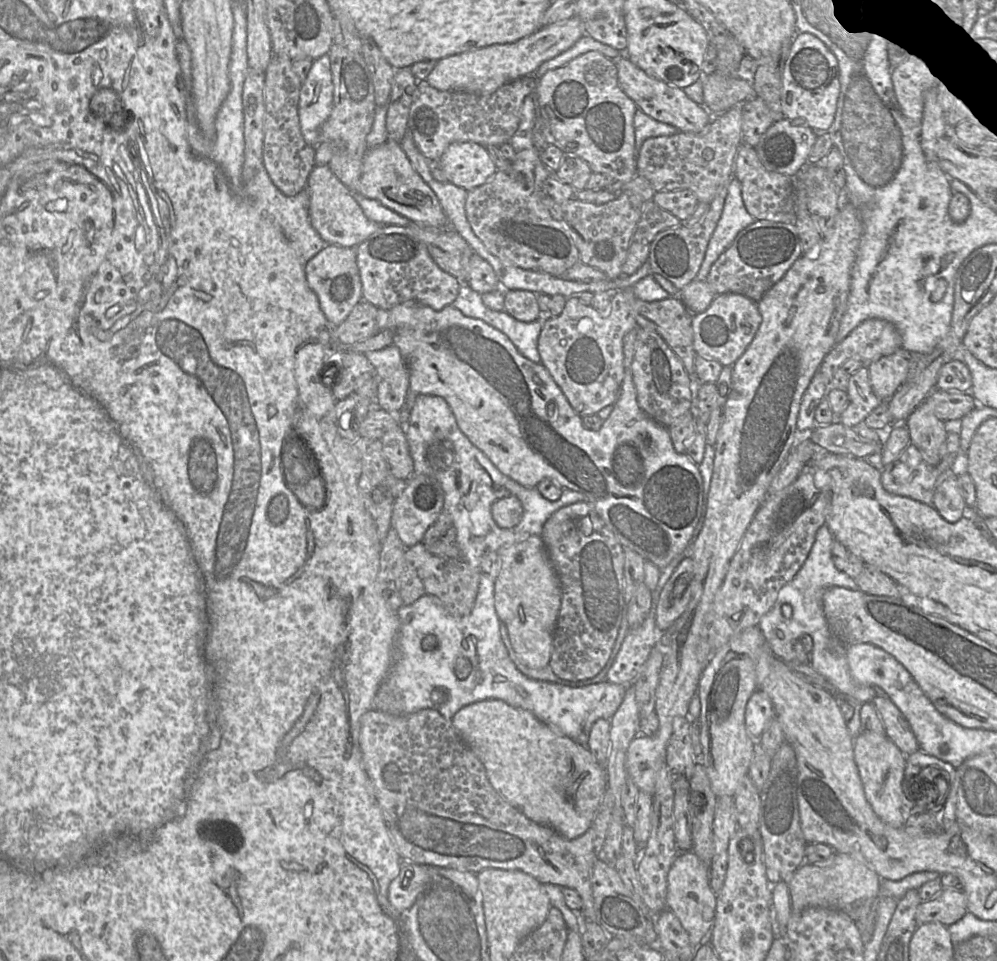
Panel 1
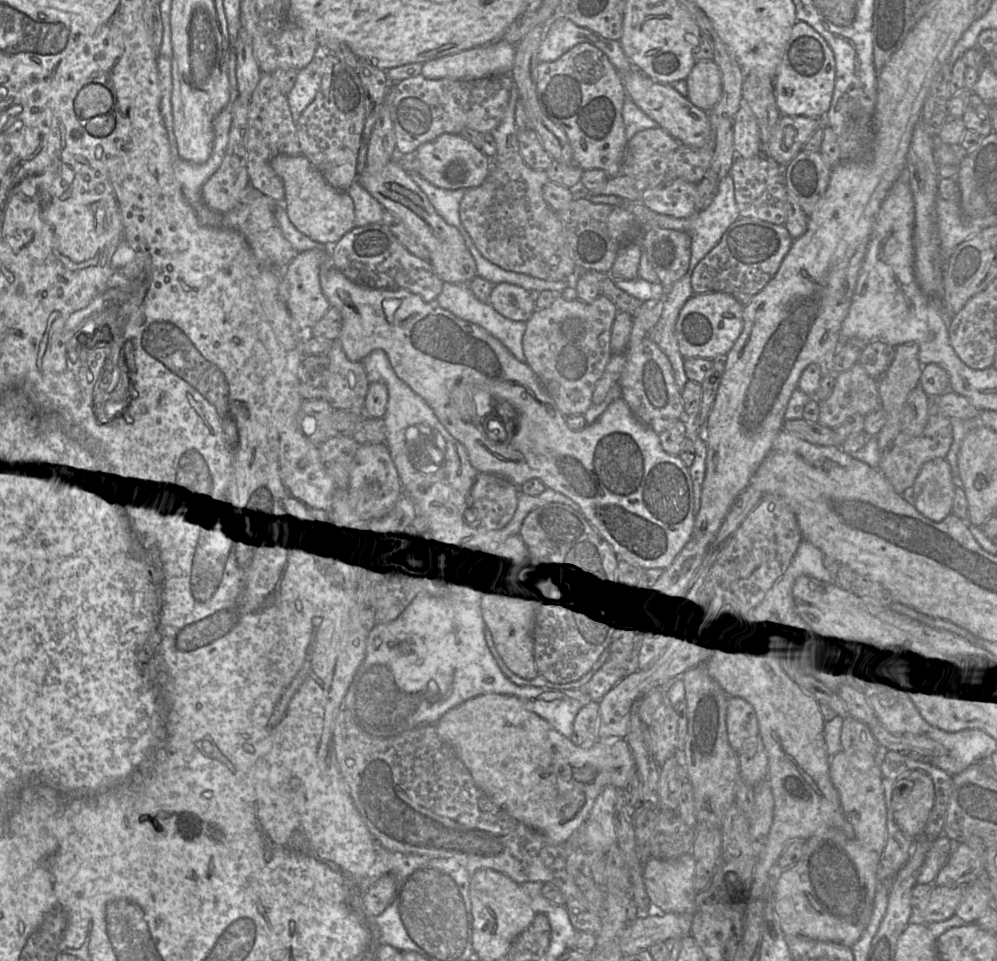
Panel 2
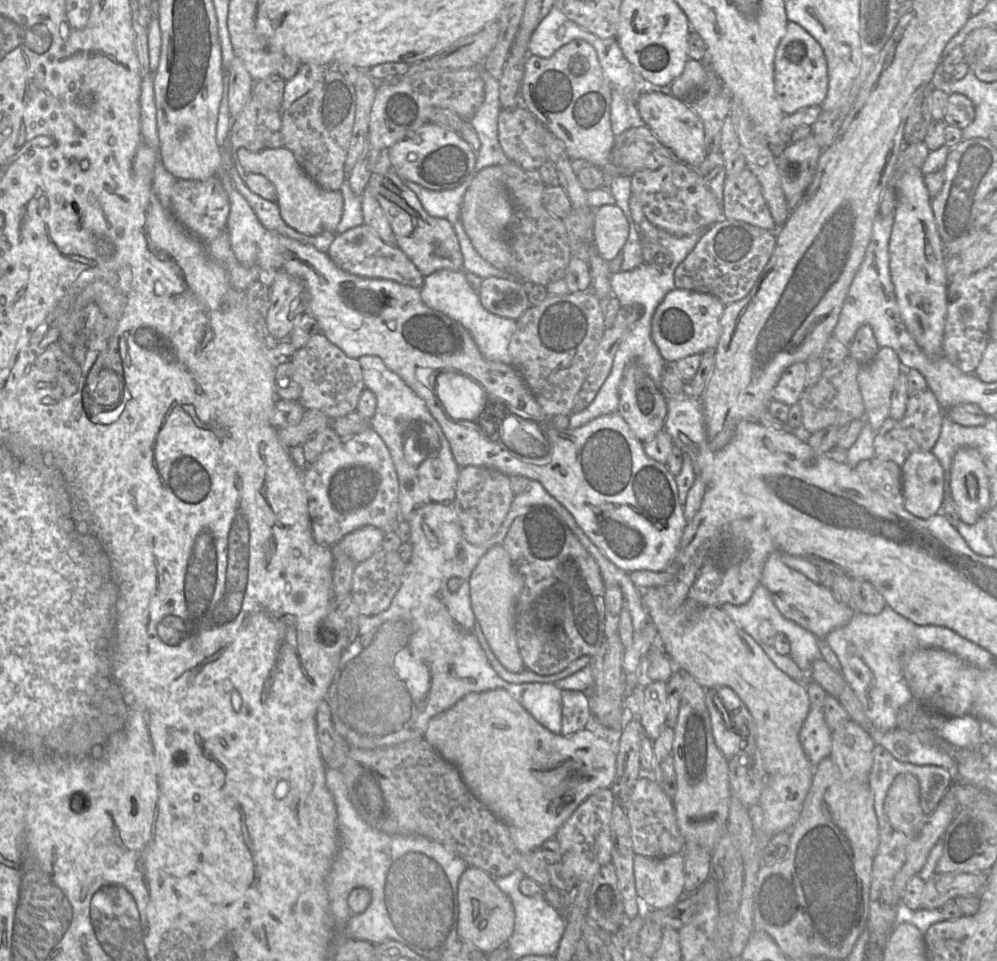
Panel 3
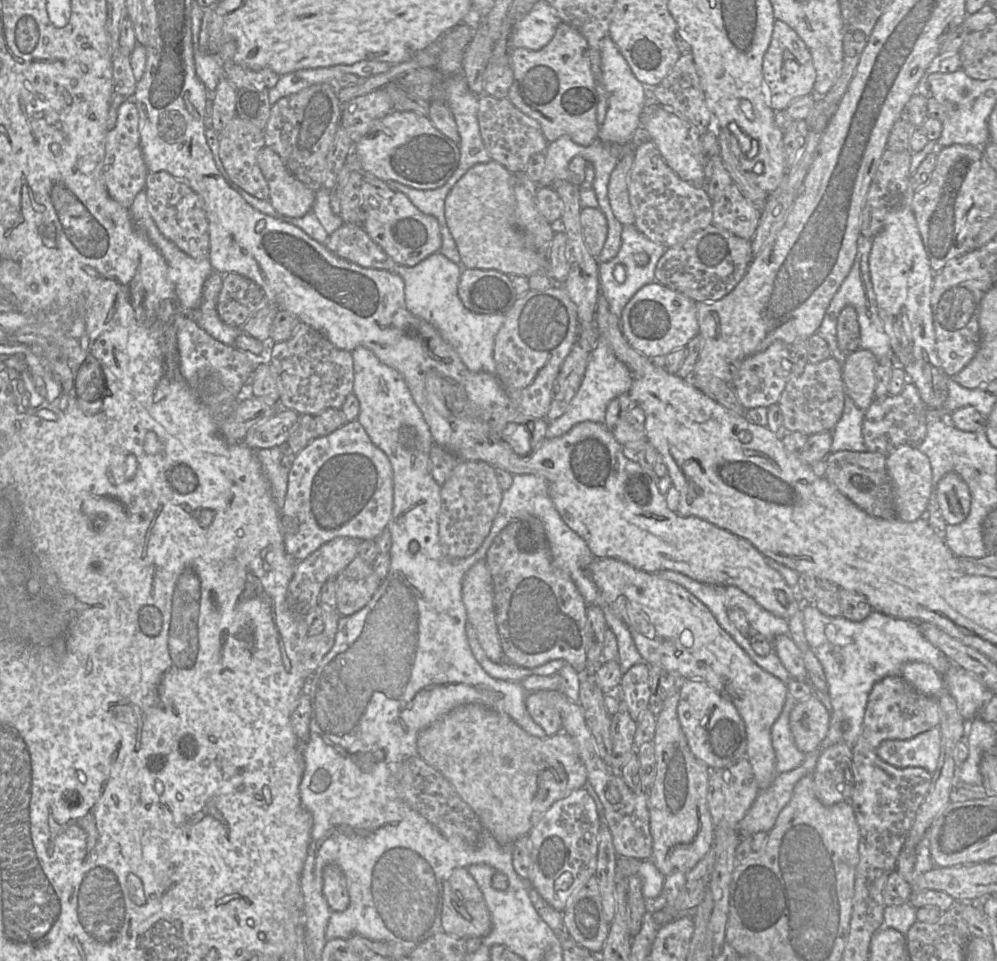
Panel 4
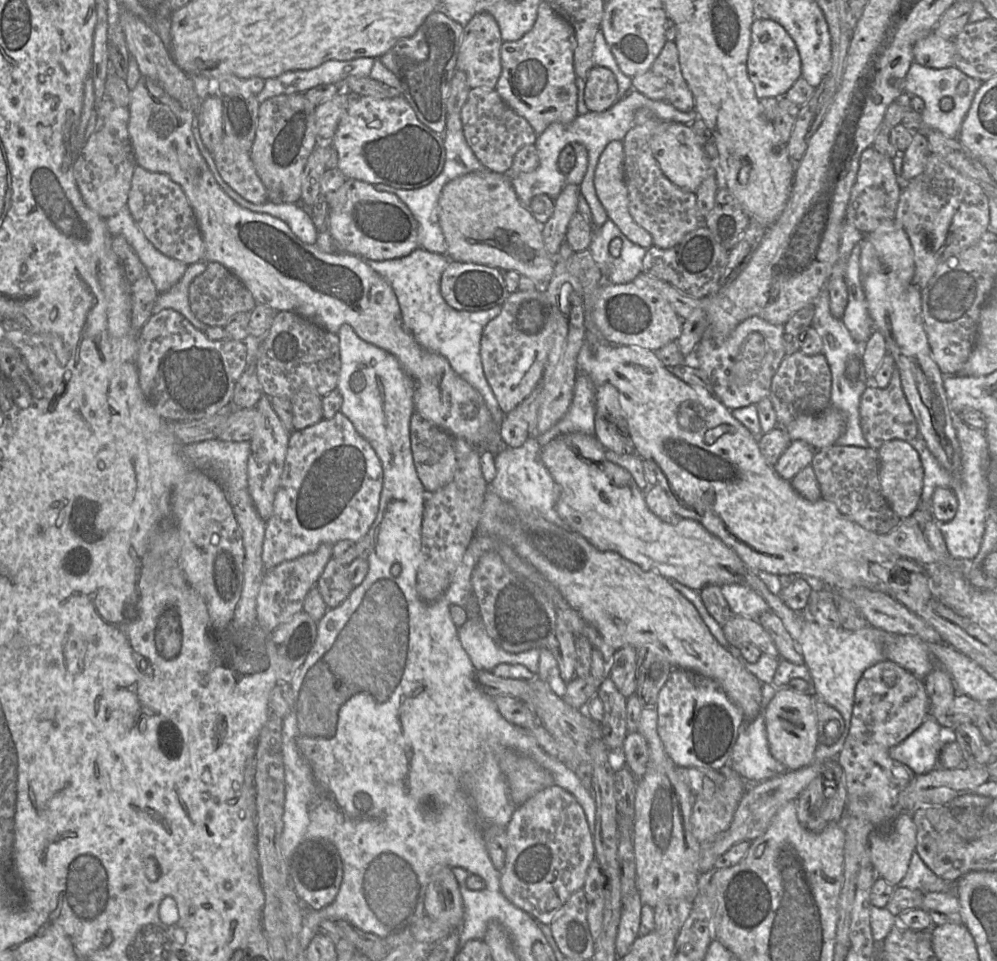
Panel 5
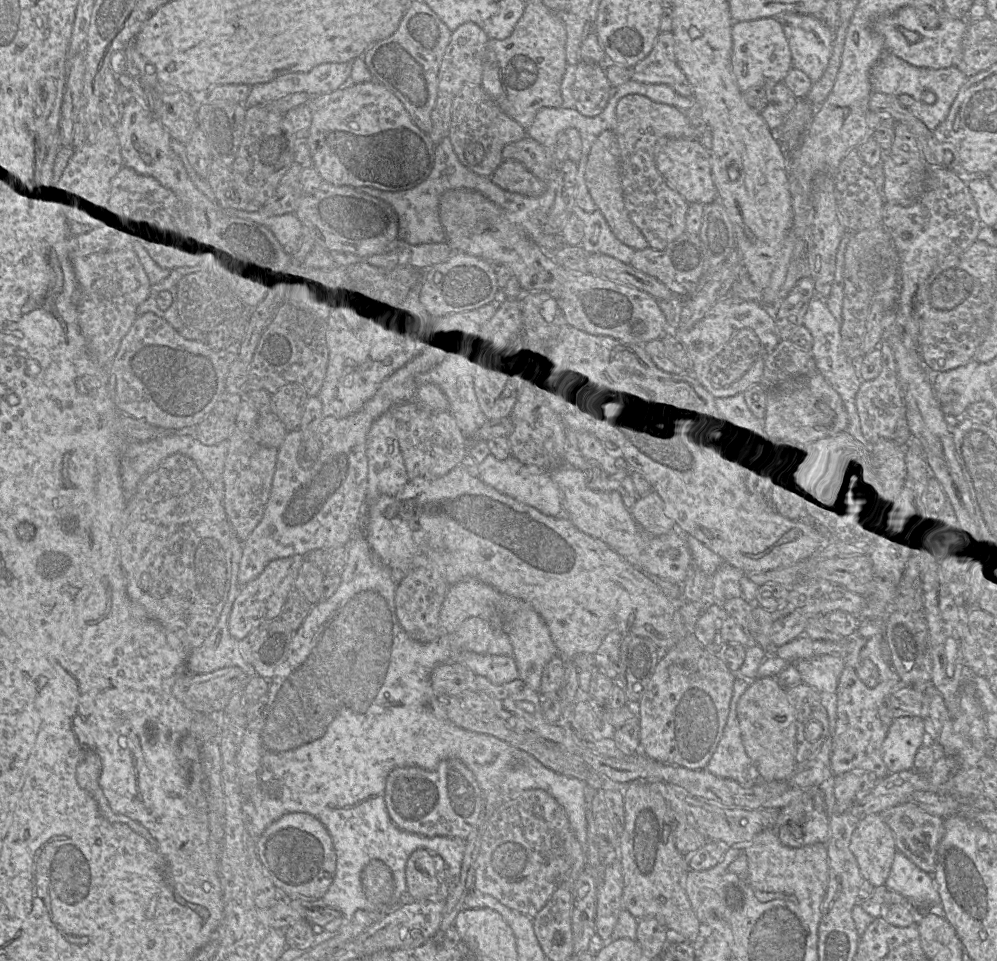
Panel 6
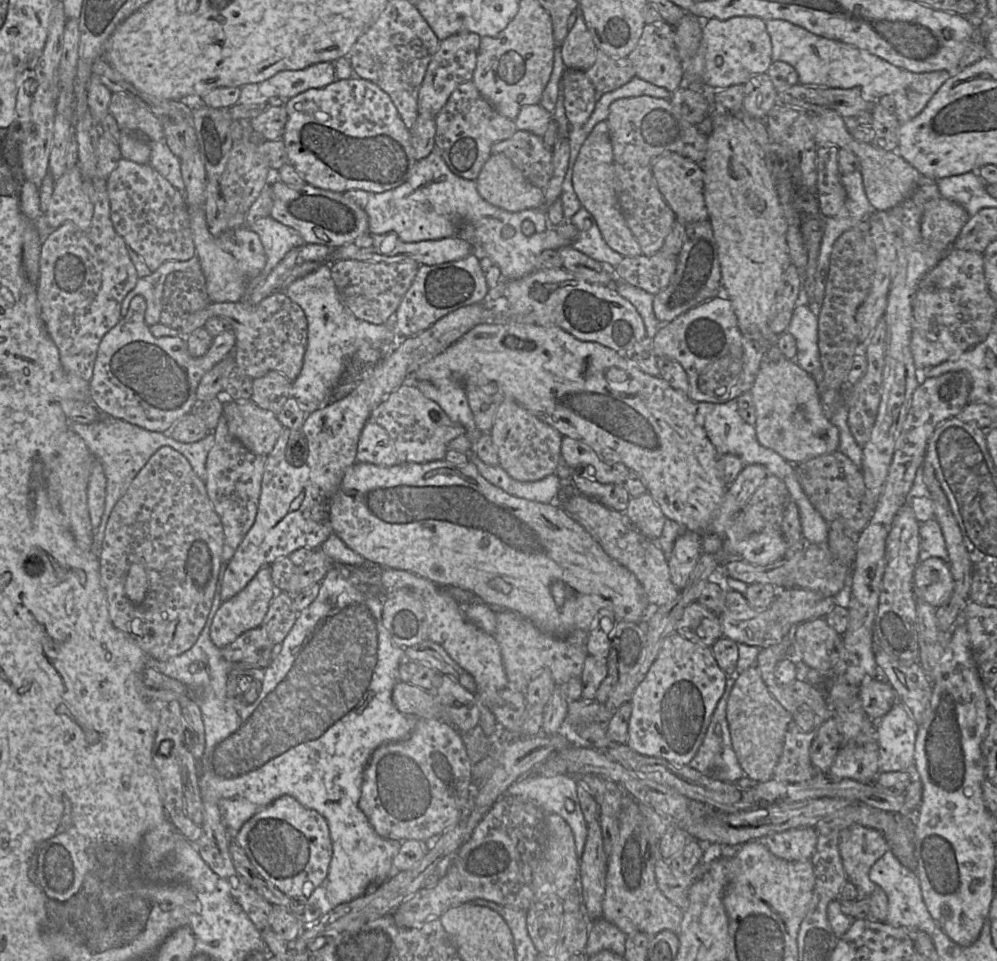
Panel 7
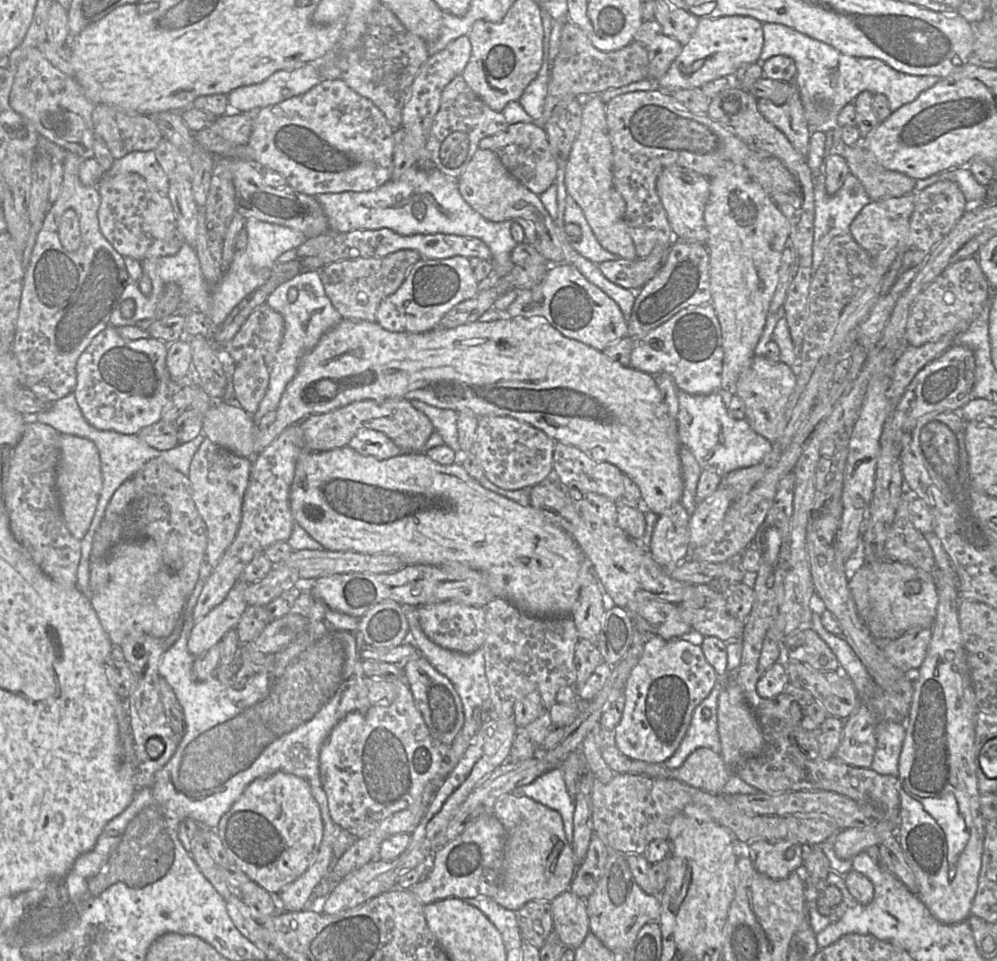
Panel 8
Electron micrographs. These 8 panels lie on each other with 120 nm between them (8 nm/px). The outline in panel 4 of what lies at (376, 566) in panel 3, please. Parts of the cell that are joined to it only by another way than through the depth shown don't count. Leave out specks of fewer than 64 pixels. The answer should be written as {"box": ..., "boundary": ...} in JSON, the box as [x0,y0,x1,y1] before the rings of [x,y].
{"box":[335,556,381,616],"boundary":[[[356,556],[335,577],[336,609],[343,616],[359,611],[371,599],[381,581],[372,562]]]}

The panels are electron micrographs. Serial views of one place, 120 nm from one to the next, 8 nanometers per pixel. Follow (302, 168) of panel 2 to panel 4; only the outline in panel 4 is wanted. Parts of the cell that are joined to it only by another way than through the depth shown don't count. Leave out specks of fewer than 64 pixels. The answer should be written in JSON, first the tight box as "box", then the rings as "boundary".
{"box":[257,148,316,218],"boundary":[[[262,148],[257,163],[269,187],[269,201],[278,213],[299,218],[311,212],[316,191],[295,178],[275,151]]]}

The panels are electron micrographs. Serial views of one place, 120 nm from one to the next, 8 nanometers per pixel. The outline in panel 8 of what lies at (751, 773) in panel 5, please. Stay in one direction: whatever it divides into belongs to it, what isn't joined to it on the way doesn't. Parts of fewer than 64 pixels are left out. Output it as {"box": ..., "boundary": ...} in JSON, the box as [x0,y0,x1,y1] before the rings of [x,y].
{"box":[664,681,725,769],"boundary":[[[718,681],[713,687],[710,694],[695,708],[690,725],[682,739],[676,752],[664,762],[664,765],[669,769],[679,768],[687,757],[698,748],[708,748],[721,755],[722,745],[717,724],[718,698],[725,684],[723,681]]]}

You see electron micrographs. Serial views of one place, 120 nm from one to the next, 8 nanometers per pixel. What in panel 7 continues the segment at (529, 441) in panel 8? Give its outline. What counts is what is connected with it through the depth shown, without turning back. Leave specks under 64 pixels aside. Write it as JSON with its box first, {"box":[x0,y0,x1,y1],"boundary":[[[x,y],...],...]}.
{"box":[489,397,577,483],"boundary":[[[505,397],[503,400],[489,433],[497,448],[498,464],[515,480],[532,482],[557,473],[564,483],[570,482],[574,472],[577,472],[561,459],[561,442],[564,436],[511,397]]]}

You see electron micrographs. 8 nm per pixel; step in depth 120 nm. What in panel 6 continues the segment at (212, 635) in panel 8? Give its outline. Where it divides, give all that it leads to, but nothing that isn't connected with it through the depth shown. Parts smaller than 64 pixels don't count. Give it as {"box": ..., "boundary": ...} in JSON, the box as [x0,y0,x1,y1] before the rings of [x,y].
{"box":[228,555,303,641],"boundary":[[[296,555],[273,560],[257,578],[240,586],[228,619],[228,629],[232,637],[240,641],[264,622],[279,616],[288,596],[295,590],[295,581],[302,559],[303,555]]]}

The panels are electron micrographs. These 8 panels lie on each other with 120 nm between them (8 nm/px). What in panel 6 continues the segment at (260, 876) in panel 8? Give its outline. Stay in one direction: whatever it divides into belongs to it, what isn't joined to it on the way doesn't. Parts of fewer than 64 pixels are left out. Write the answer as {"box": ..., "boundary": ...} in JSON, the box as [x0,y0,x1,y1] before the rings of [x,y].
{"box":[256,813,336,899],"boundary":[[[289,813],[271,823],[256,841],[256,853],[273,883],[291,898],[322,899],[333,883],[336,853],[332,838],[310,814]]]}

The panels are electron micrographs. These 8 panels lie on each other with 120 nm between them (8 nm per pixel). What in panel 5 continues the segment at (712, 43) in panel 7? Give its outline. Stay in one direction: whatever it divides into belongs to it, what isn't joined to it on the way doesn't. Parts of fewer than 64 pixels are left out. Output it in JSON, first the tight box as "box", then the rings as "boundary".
{"box":[747,17,802,99],"boundary":[[[757,17],[751,26],[751,45],[747,58],[747,71],[759,99],[779,99],[802,77],[801,58],[789,33],[769,17]]]}

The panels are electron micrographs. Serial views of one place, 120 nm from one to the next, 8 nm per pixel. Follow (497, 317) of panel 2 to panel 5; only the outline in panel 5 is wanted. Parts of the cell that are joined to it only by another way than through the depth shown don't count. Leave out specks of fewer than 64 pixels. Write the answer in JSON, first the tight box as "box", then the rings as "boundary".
{"box":[365,248,505,427],"boundary":[[[422,248],[402,258],[383,261],[365,260],[369,267],[392,287],[400,306],[403,324],[418,344],[425,350],[446,358],[455,373],[481,394],[493,421],[500,427],[505,415],[499,408],[484,376],[480,343],[485,326],[501,313],[501,306],[477,312],[456,310],[449,306],[440,292],[441,276],[449,261],[447,256]]]}

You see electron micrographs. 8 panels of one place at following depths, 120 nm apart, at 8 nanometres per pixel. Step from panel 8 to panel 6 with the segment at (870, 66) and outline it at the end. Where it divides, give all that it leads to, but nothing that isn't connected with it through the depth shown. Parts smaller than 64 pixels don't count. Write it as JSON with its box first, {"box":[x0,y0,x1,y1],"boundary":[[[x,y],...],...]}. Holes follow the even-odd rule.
{"box":[772,14,968,131],"boundary":[[[783,14],[772,18],[779,22],[787,39],[791,66],[816,82],[828,66],[833,31],[811,15]],[[885,53],[881,56],[879,61],[872,68],[870,75],[873,92],[894,96],[901,94],[911,96],[913,103],[908,109],[932,131],[946,119],[953,101],[967,78],[968,77],[955,66],[943,69],[916,67],[891,53]],[[925,91],[934,94],[934,102],[924,103],[921,100],[922,93]]]}

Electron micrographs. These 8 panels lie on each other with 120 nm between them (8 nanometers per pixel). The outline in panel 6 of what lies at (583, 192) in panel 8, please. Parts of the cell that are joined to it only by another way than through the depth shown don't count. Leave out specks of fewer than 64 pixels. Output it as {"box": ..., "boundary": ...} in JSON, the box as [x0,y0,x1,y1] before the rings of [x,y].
{"box":[585,131,649,251],"boundary":[[[603,131],[593,143],[586,163],[585,180],[593,201],[603,214],[615,237],[636,251],[649,248],[646,238],[631,221],[625,207],[620,179],[620,149],[613,131]]]}

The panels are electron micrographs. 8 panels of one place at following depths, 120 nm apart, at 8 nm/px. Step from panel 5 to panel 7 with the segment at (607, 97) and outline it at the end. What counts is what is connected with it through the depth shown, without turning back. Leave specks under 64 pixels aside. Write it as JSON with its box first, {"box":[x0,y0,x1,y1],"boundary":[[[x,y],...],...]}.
{"box":[563,68,599,126],"boundary":[[[566,68],[563,74],[565,114],[571,126],[586,123],[593,113],[599,94],[584,70]]]}

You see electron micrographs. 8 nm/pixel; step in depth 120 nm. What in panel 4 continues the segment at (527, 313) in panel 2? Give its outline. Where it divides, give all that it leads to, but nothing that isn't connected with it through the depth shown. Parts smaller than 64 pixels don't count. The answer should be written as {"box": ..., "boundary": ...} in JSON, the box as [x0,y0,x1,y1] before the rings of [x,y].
{"box":[458,268,518,314],"boundary":[[[462,268],[458,296],[477,314],[506,314],[518,299],[510,276],[496,270]]]}

